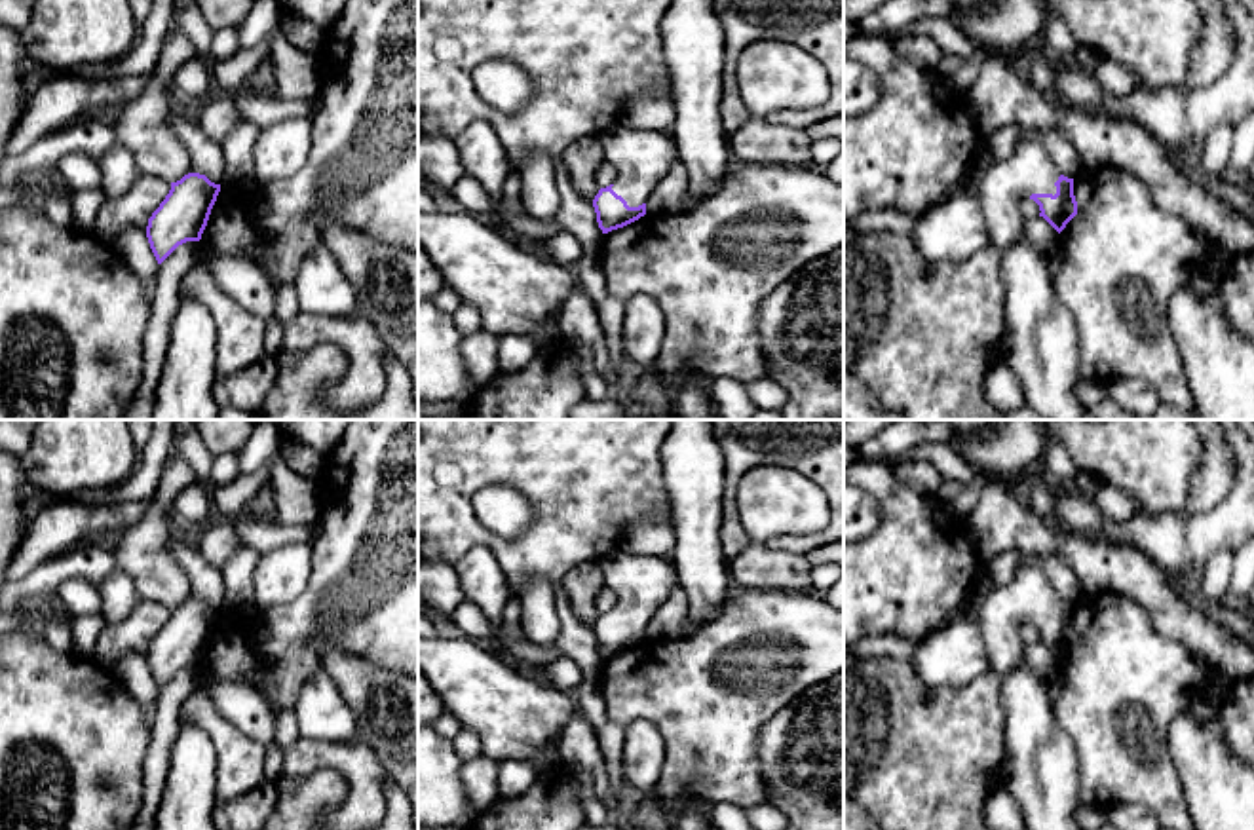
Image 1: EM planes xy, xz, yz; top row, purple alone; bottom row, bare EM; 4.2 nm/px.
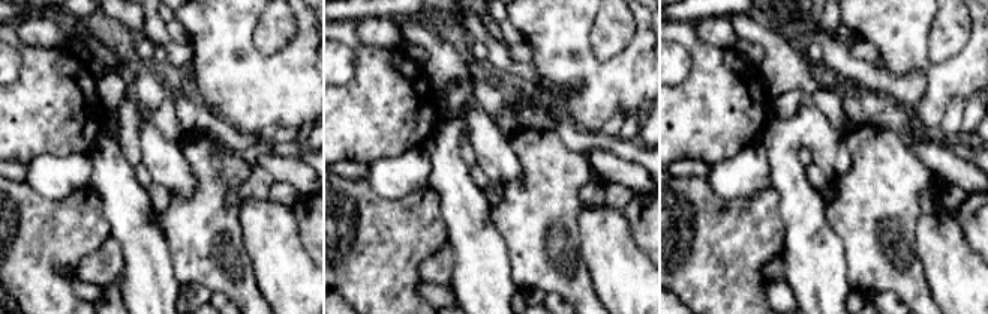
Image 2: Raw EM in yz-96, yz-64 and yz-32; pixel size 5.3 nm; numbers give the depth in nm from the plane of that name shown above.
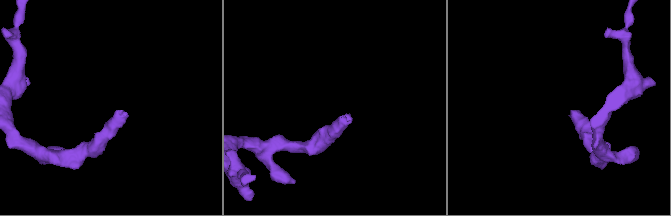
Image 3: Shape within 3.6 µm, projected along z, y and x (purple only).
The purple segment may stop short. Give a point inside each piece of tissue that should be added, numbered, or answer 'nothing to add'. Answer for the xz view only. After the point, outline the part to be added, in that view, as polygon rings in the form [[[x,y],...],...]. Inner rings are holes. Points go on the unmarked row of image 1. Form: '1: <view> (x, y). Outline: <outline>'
1: xz (643, 584). Outline: [[[618,549],[598,564],[604,585],[618,594],[612,615],[629,632],[646,629],[656,612],[680,585],[678,570],[671,556],[631,555]]]

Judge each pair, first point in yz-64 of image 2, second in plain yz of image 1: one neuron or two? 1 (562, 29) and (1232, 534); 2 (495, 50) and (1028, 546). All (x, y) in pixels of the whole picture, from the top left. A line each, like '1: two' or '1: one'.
1: one
2: two

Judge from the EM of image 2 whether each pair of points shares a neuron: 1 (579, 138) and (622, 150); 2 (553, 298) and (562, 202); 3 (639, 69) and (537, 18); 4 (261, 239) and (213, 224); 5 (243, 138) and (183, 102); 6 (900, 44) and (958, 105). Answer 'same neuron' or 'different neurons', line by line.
1: same neuron
2: different neurons
3: same neuron
4: different neurons
5: same neuron
6: different neurons

